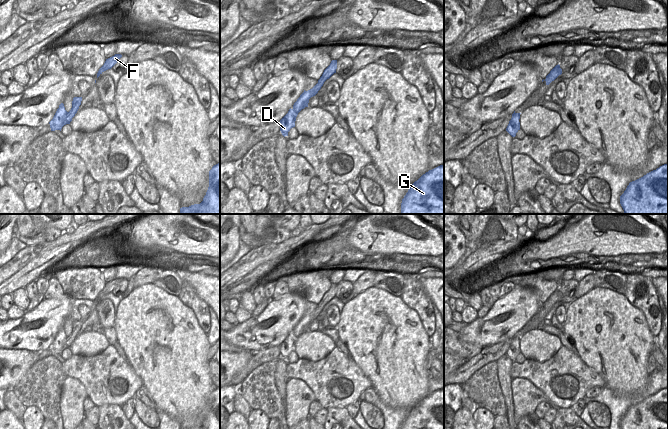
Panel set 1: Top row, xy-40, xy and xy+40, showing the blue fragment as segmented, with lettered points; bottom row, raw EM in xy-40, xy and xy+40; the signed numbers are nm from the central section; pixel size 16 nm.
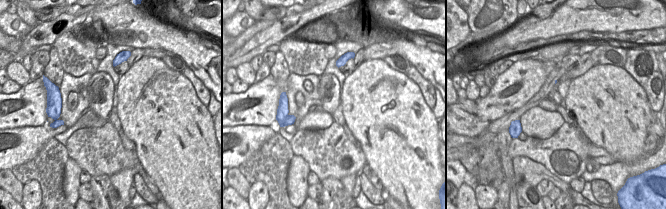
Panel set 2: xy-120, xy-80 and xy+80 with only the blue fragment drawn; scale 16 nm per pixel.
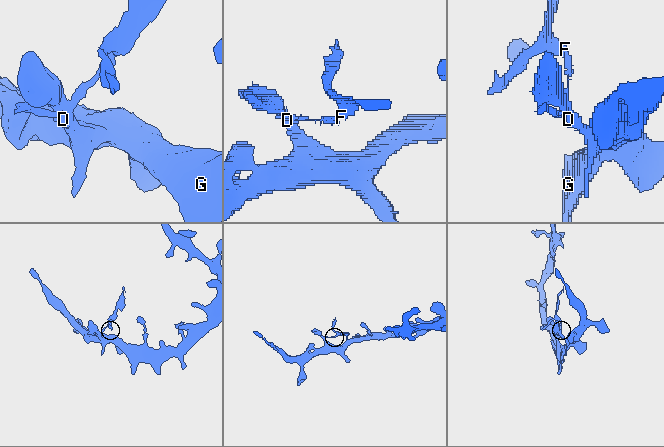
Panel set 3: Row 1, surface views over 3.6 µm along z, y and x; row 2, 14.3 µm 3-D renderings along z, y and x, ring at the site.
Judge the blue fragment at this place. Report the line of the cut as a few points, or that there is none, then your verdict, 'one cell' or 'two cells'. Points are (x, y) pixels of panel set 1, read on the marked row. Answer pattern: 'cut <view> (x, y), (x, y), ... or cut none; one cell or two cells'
cut xy (308, 90), (311, 96); two cells

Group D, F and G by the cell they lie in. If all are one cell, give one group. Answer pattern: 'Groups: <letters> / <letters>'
Groups: D G / F.

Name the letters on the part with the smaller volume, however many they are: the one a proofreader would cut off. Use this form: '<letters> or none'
F

